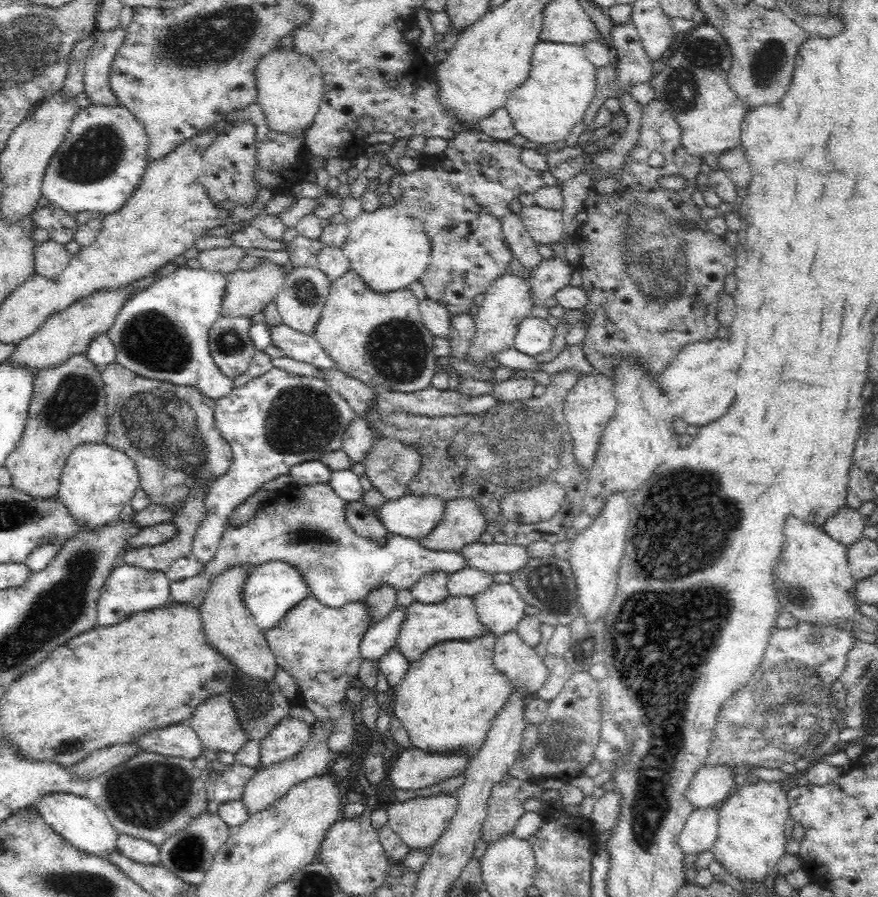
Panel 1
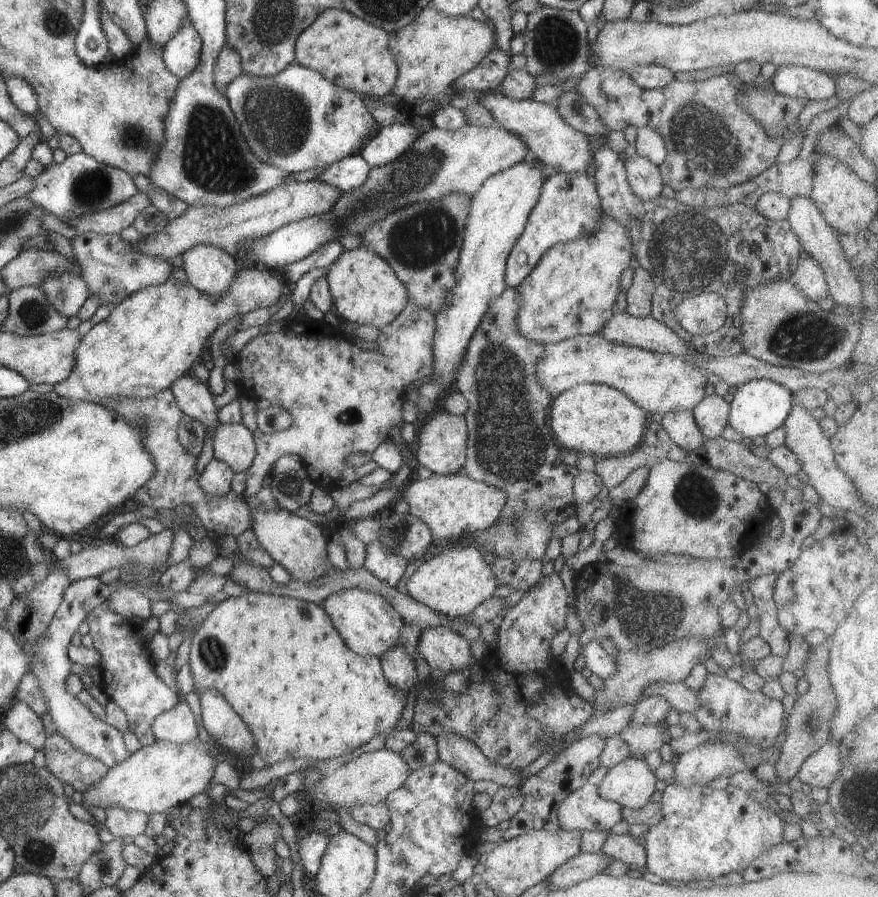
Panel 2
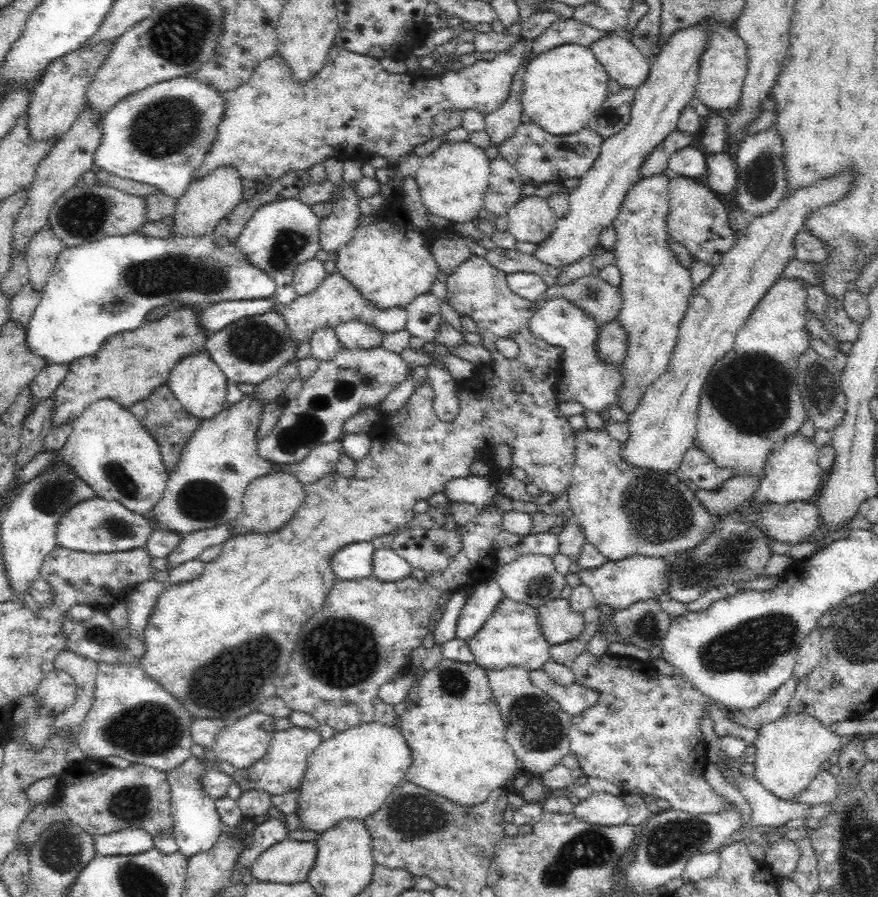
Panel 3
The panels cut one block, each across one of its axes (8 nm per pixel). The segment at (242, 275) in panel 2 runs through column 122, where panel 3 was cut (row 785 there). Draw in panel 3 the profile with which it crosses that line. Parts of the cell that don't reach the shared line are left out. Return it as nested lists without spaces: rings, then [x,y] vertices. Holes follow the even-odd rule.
[[[379,722],[360,724],[323,739],[308,755],[305,776],[298,788],[295,813],[300,820],[299,828],[322,834],[344,818],[363,821],[405,779],[411,762],[409,746],[395,726]]]

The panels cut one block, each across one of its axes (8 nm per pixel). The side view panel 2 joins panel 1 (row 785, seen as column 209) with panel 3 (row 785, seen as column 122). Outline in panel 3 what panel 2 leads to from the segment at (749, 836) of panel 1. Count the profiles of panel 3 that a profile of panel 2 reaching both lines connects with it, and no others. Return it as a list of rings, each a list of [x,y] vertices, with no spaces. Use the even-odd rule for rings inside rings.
[[[784,714],[757,730],[753,744],[756,747],[753,775],[766,790],[788,803],[802,790],[806,790],[820,770],[822,762],[830,754],[839,751],[844,741],[845,738],[832,733],[830,727],[824,728],[809,714]]]

